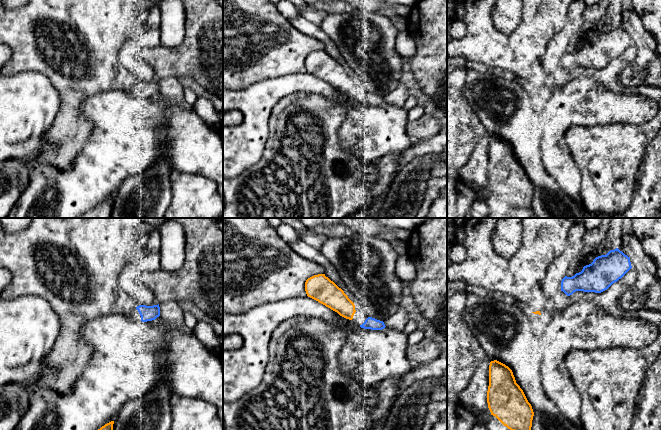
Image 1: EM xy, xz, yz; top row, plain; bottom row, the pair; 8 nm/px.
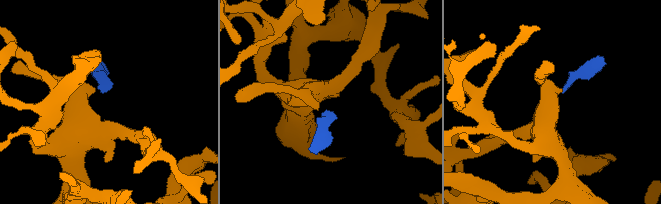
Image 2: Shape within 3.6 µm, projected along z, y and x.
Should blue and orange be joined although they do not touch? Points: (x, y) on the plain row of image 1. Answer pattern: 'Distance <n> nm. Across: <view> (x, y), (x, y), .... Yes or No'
Distance 90 nm. Across: xz (360, 101), (352, 94). Yes

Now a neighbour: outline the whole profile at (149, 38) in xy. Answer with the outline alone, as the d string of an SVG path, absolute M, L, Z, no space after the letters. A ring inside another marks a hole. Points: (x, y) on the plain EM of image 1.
M149 28L144 30L138 37L137 43L141 49L152 48L160 45L160 30Z

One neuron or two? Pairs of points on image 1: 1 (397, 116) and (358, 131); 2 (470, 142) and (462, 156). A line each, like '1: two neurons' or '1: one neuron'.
1: one neuron
2: one neuron

